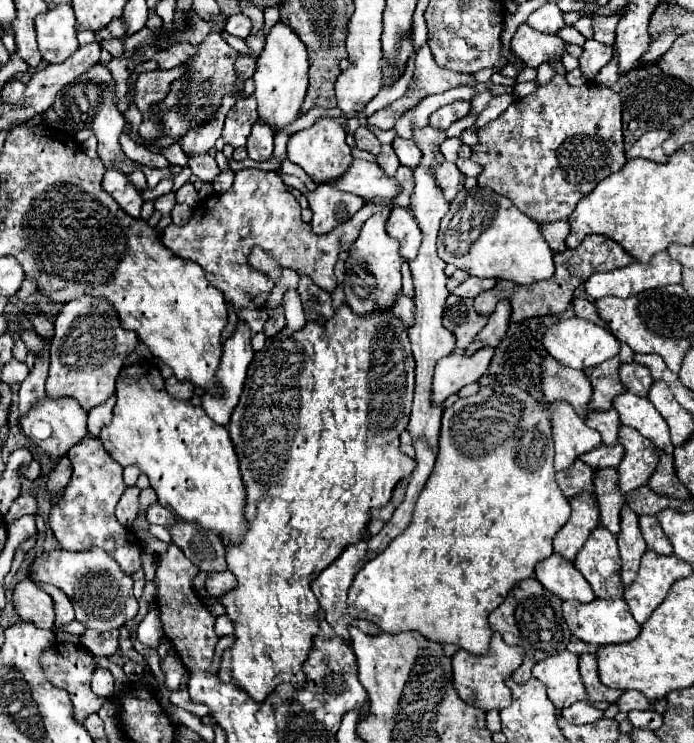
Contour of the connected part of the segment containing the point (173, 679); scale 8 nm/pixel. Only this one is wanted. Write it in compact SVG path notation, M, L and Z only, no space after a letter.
M169 652L167 658L161 660L161 670L163 670L165 680L167 680L167 684L169 684L171 690L179 690L181 686L185 686L185 682L183 682L185 668L183 668L183 664L181 664L181 660L179 660L177 654Z

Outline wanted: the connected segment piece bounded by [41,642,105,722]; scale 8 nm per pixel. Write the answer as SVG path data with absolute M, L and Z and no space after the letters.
M53 642L51 648L47 648L41 654L41 666L49 678L49 682L53 682L53 686L63 688L65 692L69 692L71 702L73 702L73 718L77 718L79 722L83 722L91 712L97 712L105 700L97 694L91 692L91 676L93 670L97 668L93 654L89 654L89 650L85 650L85 646L81 644L73 644L73 642Z

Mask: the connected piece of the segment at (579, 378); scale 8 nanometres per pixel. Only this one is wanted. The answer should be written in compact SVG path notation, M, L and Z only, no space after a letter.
M551 356L541 362L541 392L547 402L565 400L569 402L581 418L587 418L587 404L591 400L591 384L583 370L573 370Z

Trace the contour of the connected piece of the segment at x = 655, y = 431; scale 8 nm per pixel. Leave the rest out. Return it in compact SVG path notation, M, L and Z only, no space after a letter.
M625 392L613 400L613 408L619 412L621 424L627 424L627 426L639 430L659 450L673 454L673 444L669 438L667 422L663 420L663 416L655 410L655 406L647 398Z

